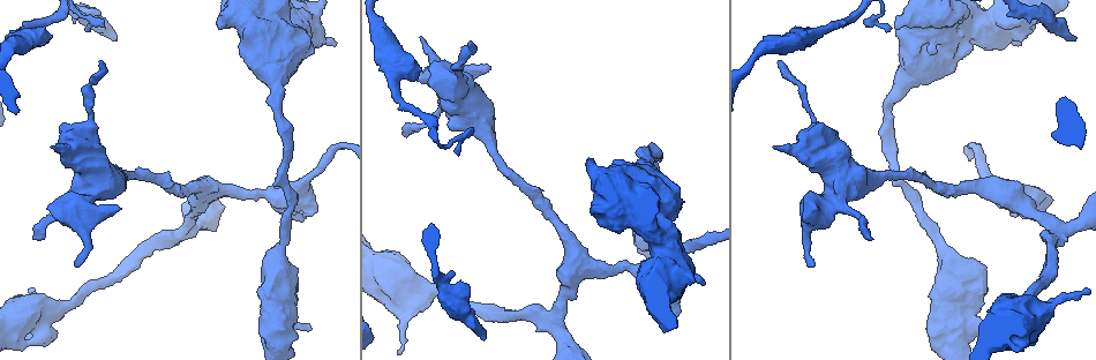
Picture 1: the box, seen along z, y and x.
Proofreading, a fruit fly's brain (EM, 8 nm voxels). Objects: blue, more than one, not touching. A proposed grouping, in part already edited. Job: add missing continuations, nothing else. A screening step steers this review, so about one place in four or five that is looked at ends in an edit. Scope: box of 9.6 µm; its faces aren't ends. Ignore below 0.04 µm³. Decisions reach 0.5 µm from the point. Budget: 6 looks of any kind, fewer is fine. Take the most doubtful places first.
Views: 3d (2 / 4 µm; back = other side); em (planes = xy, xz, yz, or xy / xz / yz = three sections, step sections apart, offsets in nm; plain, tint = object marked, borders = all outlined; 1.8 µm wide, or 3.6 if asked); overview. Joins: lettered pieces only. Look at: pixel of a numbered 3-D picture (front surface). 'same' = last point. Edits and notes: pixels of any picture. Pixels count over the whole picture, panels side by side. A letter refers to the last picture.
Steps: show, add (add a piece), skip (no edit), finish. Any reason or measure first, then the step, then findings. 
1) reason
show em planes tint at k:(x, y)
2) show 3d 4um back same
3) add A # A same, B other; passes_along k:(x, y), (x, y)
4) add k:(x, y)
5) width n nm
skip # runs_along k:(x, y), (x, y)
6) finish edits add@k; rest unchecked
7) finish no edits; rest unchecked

thick end
show em xy step 4 borders at 1:(703, 282)

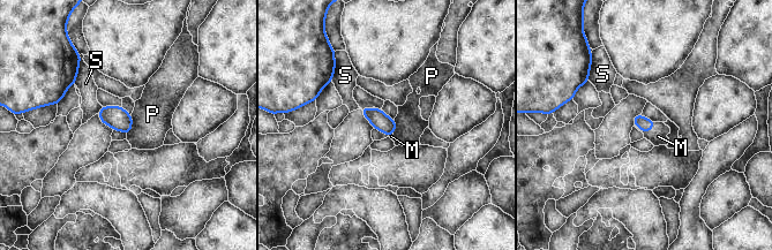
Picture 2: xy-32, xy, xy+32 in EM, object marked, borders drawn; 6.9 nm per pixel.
another direction
show em planes borders same

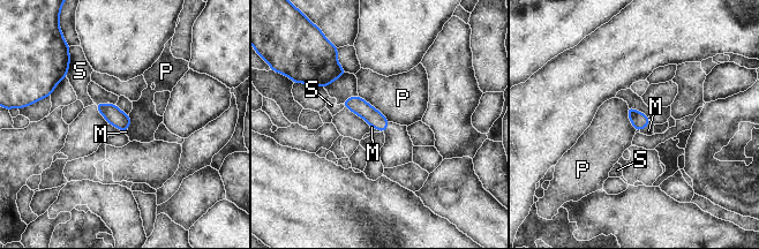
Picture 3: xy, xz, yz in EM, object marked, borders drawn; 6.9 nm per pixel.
add M # M same, P other, S other; passes_along 3:(639, 121), (646, 126), (648, 130); the neuron continues

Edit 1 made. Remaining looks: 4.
show overview

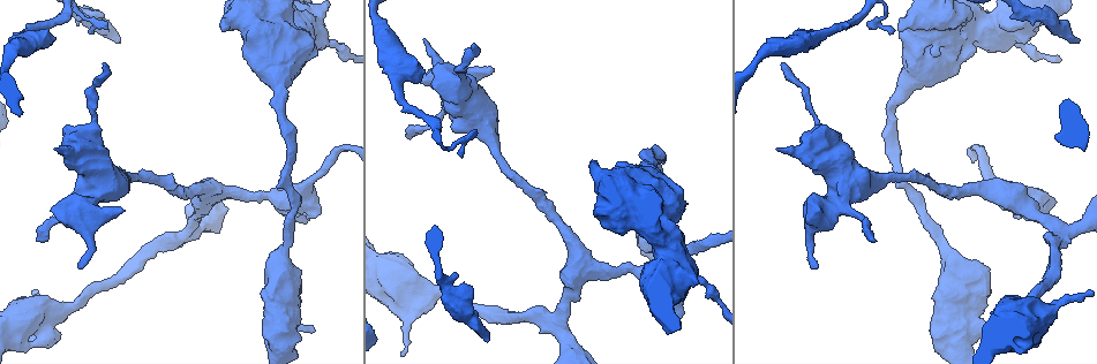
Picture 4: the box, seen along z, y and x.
thick end
show em xy step 4 tint at 4:(1078, 42)

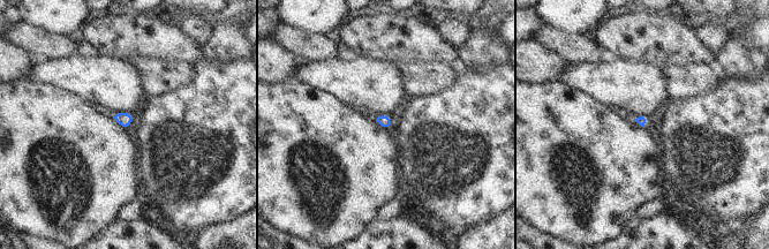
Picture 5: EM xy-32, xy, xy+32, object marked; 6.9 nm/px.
show em planes borders same

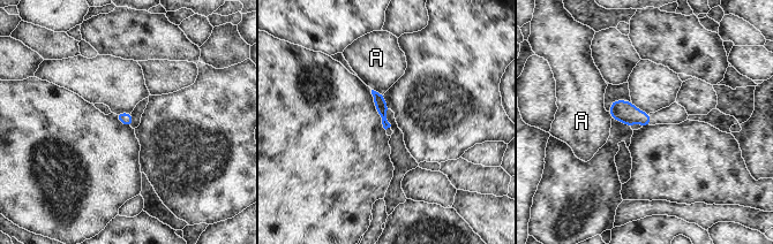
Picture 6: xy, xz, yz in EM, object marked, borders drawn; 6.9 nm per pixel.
skip # A other; border 6:(372, 89), (383, 94); no lettered piece goes on from it

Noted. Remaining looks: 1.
finish edits add@3; rest unchecked

